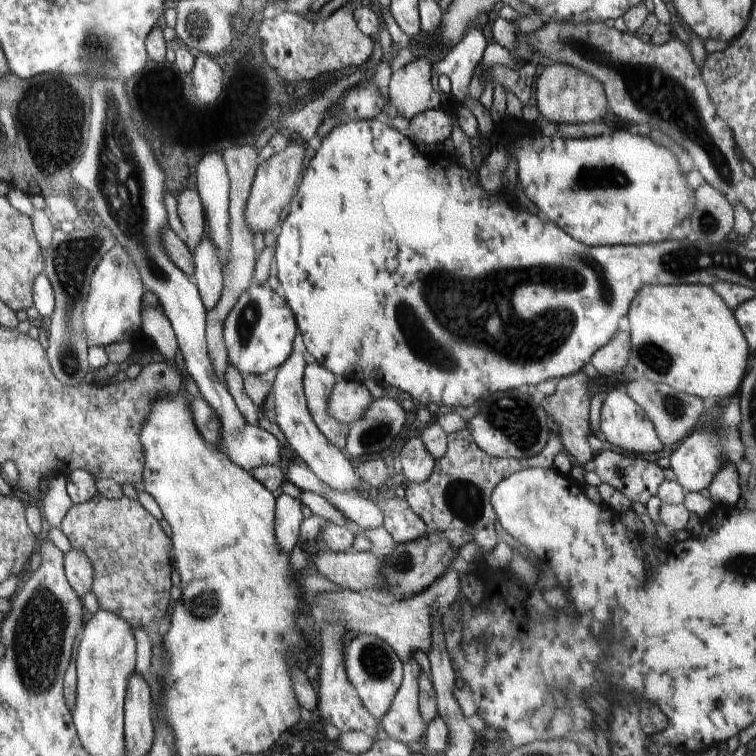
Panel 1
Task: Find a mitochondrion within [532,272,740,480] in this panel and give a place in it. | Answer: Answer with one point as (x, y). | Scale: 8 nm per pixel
(659, 360)

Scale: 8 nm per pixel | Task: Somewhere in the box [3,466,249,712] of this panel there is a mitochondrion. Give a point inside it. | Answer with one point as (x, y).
(39, 633)

